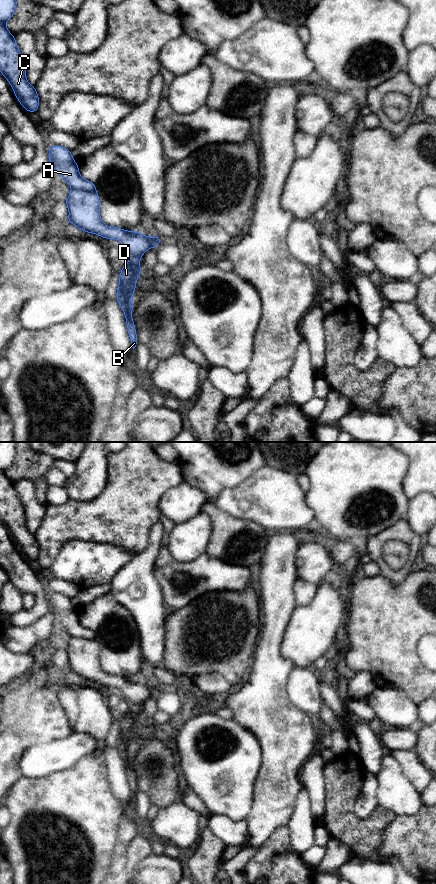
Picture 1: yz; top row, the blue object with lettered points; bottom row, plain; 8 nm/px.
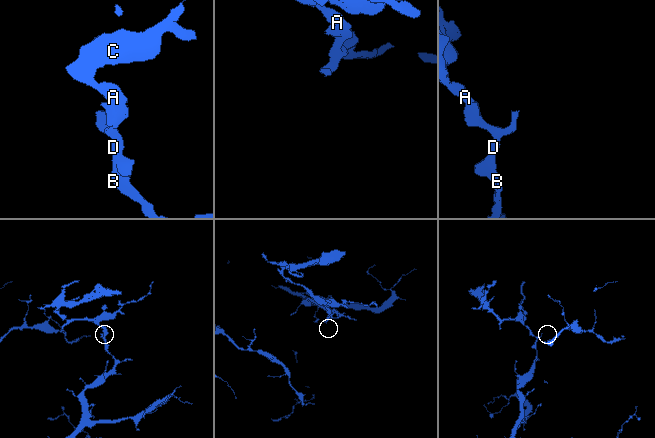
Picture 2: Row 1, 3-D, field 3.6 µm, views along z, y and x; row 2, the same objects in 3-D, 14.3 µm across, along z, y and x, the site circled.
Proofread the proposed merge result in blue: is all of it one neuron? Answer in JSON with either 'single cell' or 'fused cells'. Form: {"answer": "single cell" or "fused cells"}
{"answer": "fused cells"}

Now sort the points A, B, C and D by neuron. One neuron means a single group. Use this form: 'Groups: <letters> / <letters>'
Groups: A C / B D

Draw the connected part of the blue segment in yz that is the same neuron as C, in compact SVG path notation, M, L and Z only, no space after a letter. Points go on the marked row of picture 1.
M0 0L0 71L12 86L23 108L28 112L36 112L39 96L35 86L27 81L24 57L18 49L15 36L6 27L7 21L15 13L16 6L16 0Z

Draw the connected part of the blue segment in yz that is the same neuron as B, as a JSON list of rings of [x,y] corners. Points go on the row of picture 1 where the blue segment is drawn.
[[[73,189],[65,201],[69,210],[68,222],[82,231],[97,234],[106,239],[119,240],[123,251],[130,256],[130,261],[123,263],[123,269],[120,272],[116,300],[125,314],[129,338],[134,349],[138,340],[132,319],[132,297],[138,276],[142,271],[139,261],[148,249],[155,248],[163,239],[157,236],[147,237],[142,233],[105,225],[100,217],[100,200],[96,190]]]

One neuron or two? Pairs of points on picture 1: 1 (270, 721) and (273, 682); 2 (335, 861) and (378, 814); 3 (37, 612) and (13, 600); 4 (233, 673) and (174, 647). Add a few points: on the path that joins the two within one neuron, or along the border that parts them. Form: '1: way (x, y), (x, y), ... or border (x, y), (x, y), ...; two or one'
1: way (270, 711), (270, 692); one
2: border (329, 835), (341, 840), (355, 852); two
3: border (22, 608), (11, 615); two
4: way (218, 665), (193, 665), (189, 661); one

